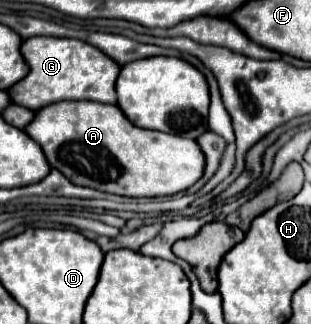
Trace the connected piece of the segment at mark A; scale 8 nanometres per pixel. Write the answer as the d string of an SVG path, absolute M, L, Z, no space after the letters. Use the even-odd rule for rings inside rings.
M56 102L34 112L32 122L24 132L42 146L50 168L60 170L70 182L78 186L96 188L120 196L170 196L170 194L140 194L140 192L182 192L190 188L204 172L204 154L194 140L178 138L176 134L136 128L120 108L100 102Z

